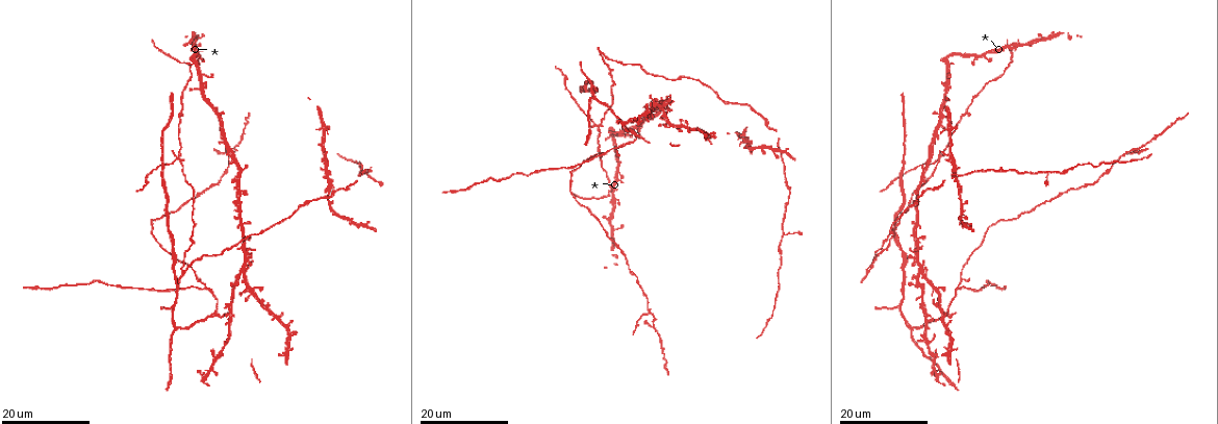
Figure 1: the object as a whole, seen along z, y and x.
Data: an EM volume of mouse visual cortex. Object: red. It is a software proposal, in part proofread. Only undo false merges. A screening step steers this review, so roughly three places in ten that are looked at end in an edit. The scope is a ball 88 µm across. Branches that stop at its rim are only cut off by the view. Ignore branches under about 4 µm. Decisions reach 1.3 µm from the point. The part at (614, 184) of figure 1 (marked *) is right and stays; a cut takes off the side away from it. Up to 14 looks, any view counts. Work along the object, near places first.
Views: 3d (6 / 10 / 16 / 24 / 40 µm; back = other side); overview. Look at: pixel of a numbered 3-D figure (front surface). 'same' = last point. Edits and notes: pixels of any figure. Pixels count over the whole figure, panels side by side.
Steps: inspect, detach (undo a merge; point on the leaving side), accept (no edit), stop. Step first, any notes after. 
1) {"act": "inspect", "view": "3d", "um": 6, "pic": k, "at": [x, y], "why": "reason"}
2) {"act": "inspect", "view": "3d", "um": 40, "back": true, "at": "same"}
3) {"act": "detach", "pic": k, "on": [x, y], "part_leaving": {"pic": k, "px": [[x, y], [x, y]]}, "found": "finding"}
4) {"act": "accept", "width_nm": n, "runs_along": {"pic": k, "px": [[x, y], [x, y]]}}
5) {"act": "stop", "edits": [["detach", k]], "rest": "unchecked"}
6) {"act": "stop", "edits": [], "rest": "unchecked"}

{"act": "inspect", "view": "3d", "um": 16, "pic": 1, "at": [607, 196]}

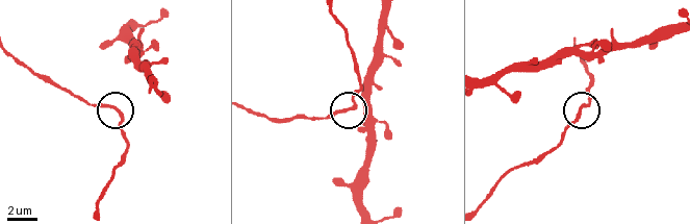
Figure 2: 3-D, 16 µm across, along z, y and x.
{"act": "inspect", "view": "3d", "um": 6, "pic": 2, "at": [579, 108], "why": "zoom in"}

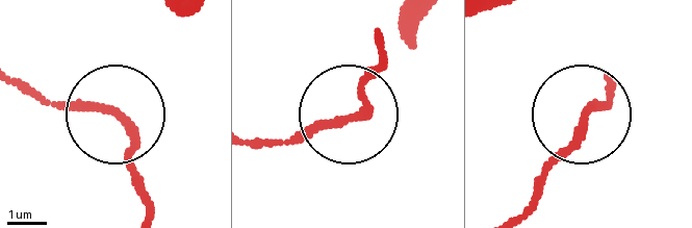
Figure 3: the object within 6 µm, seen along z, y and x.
{"act": "accept", "found": "one neuron here"}

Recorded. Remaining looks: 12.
{"act": "inspect", "view": "3d", "um": 24, "pic": 1, "at": [178, 160], "why": "looks like a crossing"}

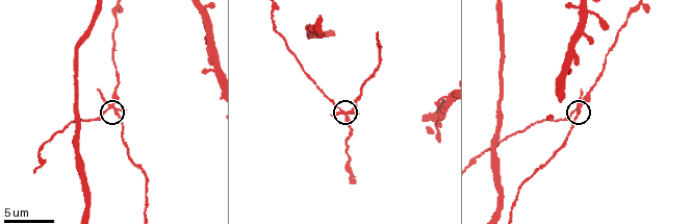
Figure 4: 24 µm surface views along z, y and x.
{"act": "inspect", "view": "3d", "um": 10, "pic": 4, "at": [114, 109]}

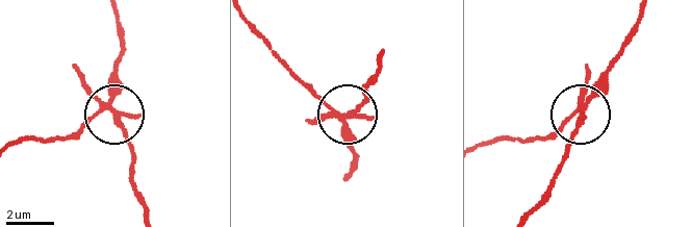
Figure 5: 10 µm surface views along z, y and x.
{"act": "detach", "pic": 5, "on": [84, 87], "arms": 5, "part_leaving": {"pic": 5, "px": [[113, 107], [74, 133], [20, 141]]}, "found": "a second neuron is stuck on"}

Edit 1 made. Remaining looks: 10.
{"act": "inspect", "view": "3d", "um": 16, "pic": 1, "at": [216, 312], "why": "a fork"}

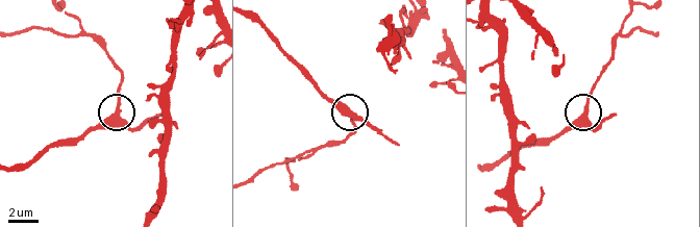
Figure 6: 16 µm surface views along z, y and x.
{"act": "inspect", "view": "3d", "um": 6, "pic": 6, "at": [586, 111]}

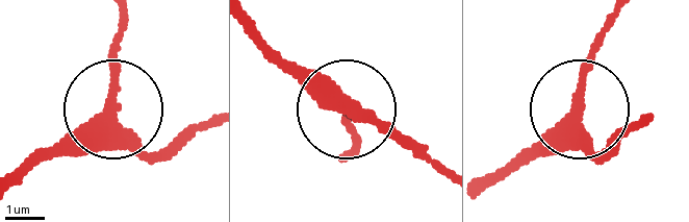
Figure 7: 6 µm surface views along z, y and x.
{"act": "accept", "arms": 3, "found": "all the same neuron"}

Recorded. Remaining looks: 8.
{"act": "inspect", "view": "3d", "um": 16, "pic": 1, "at": [625, 145], "why": "small branch off a trunk"}

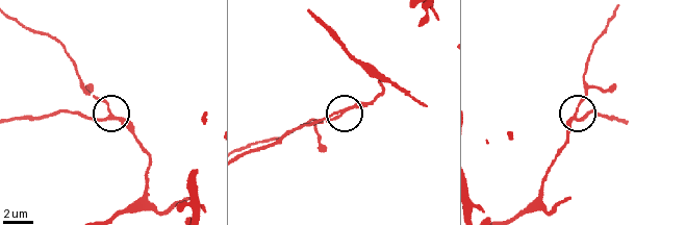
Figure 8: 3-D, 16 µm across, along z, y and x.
{"act": "inspect", "view": "3d", "um": 10, "pic": 8, "at": [341, 108]}

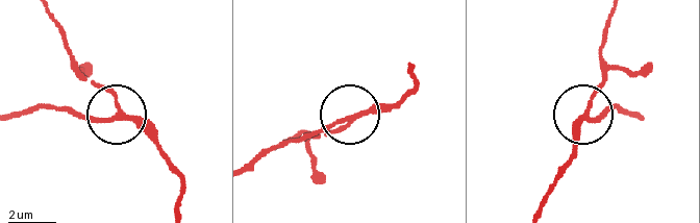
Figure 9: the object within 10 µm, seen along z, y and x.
{"act": "inspect", "view": "3d", "um": 6, "pic": 9, "at": [120, 113]}

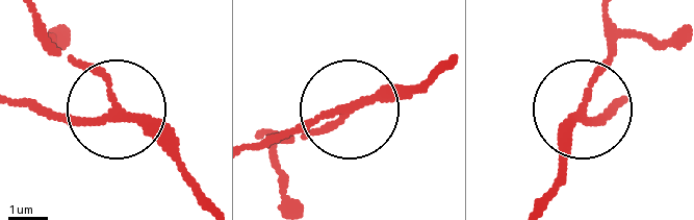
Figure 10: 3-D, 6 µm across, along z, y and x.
{"act": "accept", "found": "continuous, no second neuron"}

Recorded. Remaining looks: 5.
{"act": "inspect", "view": "3d", "um": 24, "pic": 1, "at": [900, 308], "why": "a fork"}

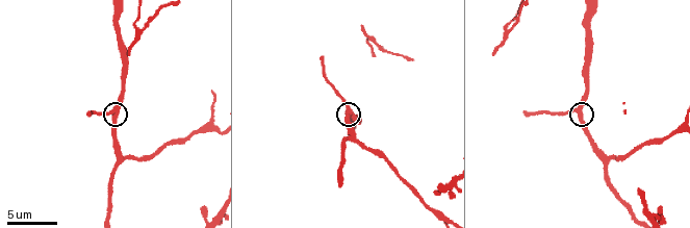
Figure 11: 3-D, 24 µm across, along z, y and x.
{"act": "inspect", "view": "3d", "um": 6, "pic": 11, "at": [576, 110]}

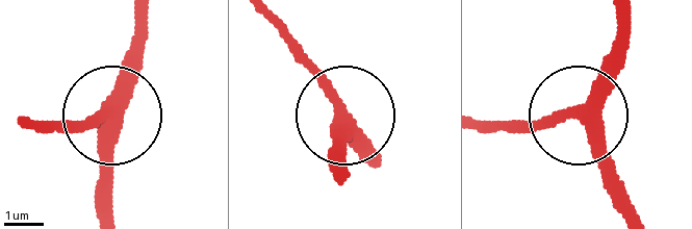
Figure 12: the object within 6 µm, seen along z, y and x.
{"act": "inspect", "view": "3d", "um": 6, "back": true, "pic": 12, "at": [339, 120]}

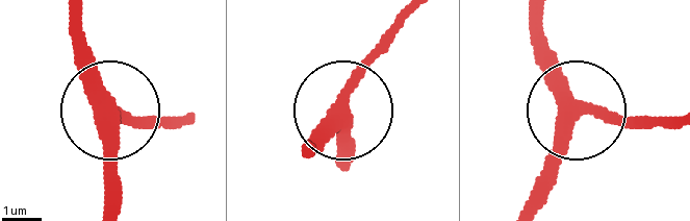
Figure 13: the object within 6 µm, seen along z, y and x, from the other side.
{"act": "accept", "side_arm_um": 6, "arms": 3, "found": "one neuron here"}

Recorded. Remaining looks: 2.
{"act": "inspect", "view": "3d", "um": 24, "pic": 1, "at": [781, 235], "why": "side arm on a straight run"}

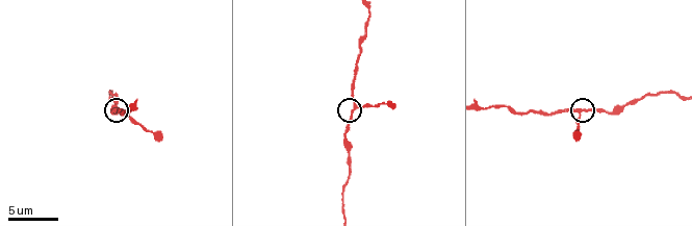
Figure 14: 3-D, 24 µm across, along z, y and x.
{"act": "inspect", "view": "3d", "um": 6, "pic": 14, "at": [355, 107]}

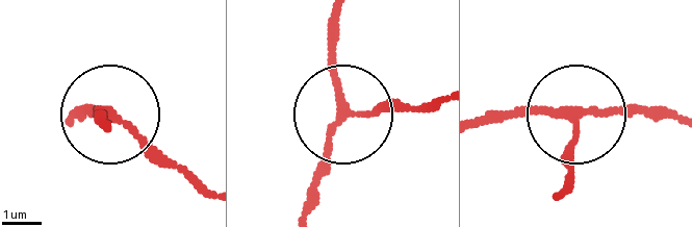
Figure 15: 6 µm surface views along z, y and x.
{"act": "accept", "arms": 3, "runs_along": {"pic": 15, "px": [[336, 17], [339, 106], [356, 117], [421, 106]]}, "found": "continuous, no second neuron"}

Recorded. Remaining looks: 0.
{"act": "stop", "edits": [["detach", 5]], "rest": "unchecked"}

